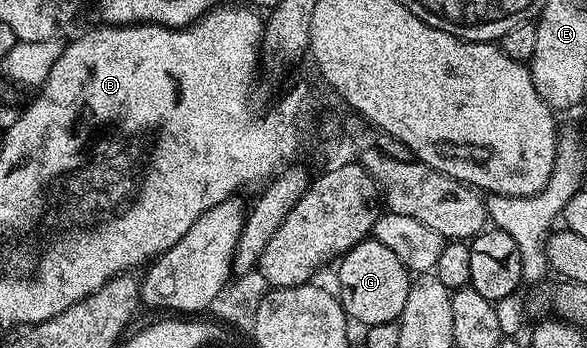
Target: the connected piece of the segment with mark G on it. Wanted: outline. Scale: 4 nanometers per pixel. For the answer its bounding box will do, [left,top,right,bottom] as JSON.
[338,238,413,326]

